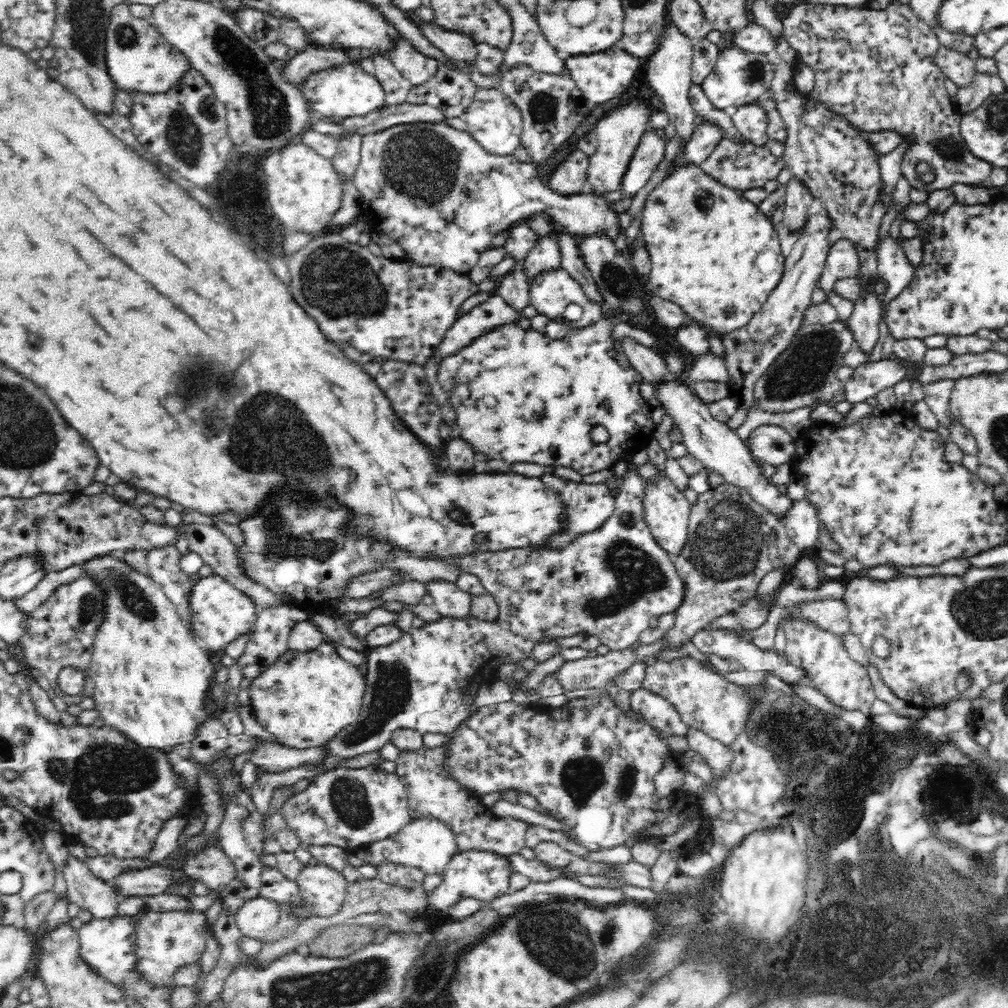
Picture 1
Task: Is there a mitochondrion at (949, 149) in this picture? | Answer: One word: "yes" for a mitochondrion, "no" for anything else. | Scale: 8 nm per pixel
yes

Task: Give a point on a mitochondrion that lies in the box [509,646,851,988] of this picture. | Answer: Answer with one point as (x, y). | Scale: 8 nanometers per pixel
(543, 930)

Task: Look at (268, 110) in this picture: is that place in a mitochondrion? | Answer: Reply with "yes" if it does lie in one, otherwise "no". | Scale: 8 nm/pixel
yes

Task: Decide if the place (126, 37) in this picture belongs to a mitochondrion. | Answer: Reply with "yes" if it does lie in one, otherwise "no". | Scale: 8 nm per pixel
yes

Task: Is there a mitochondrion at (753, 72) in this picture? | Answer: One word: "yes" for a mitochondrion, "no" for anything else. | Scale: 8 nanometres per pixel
yes

